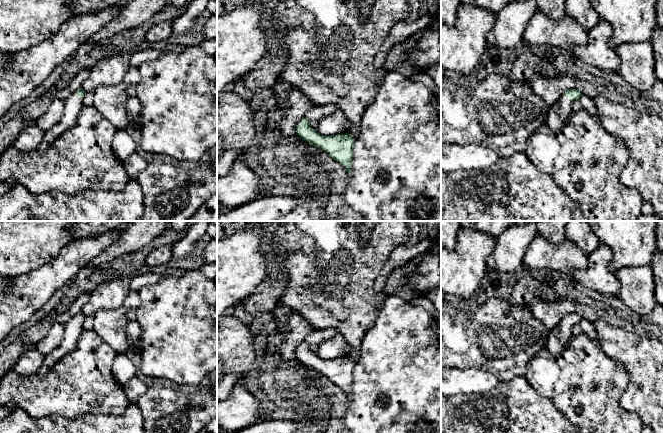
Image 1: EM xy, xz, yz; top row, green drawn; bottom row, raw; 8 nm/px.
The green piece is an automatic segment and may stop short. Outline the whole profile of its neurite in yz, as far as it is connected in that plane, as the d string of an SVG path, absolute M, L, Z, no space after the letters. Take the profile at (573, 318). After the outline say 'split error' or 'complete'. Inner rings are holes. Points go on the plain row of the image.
M577 312L567 314L558 326L550 331L546 349L552 354L561 352L574 335L572 332L573 325L580 323L582 319Z; split error

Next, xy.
M81 312L68 321L65 325L63 339L60 345L45 355L44 365L48 368L52 367L57 361L77 347L85 319L86 316Z; split error

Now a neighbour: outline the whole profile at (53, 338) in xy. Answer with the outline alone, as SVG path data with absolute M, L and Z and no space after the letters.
M88 292L77 294L75 301L68 307L68 310L57 316L46 336L34 346L40 353L46 355L58 348L63 339L65 325L70 319L82 312L83 307L89 301L89 297Z

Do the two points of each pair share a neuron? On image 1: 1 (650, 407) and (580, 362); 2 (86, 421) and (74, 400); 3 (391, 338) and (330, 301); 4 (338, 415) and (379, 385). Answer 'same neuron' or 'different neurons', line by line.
1: different neurons
2: different neurons
3: different neurons
4: different neurons

